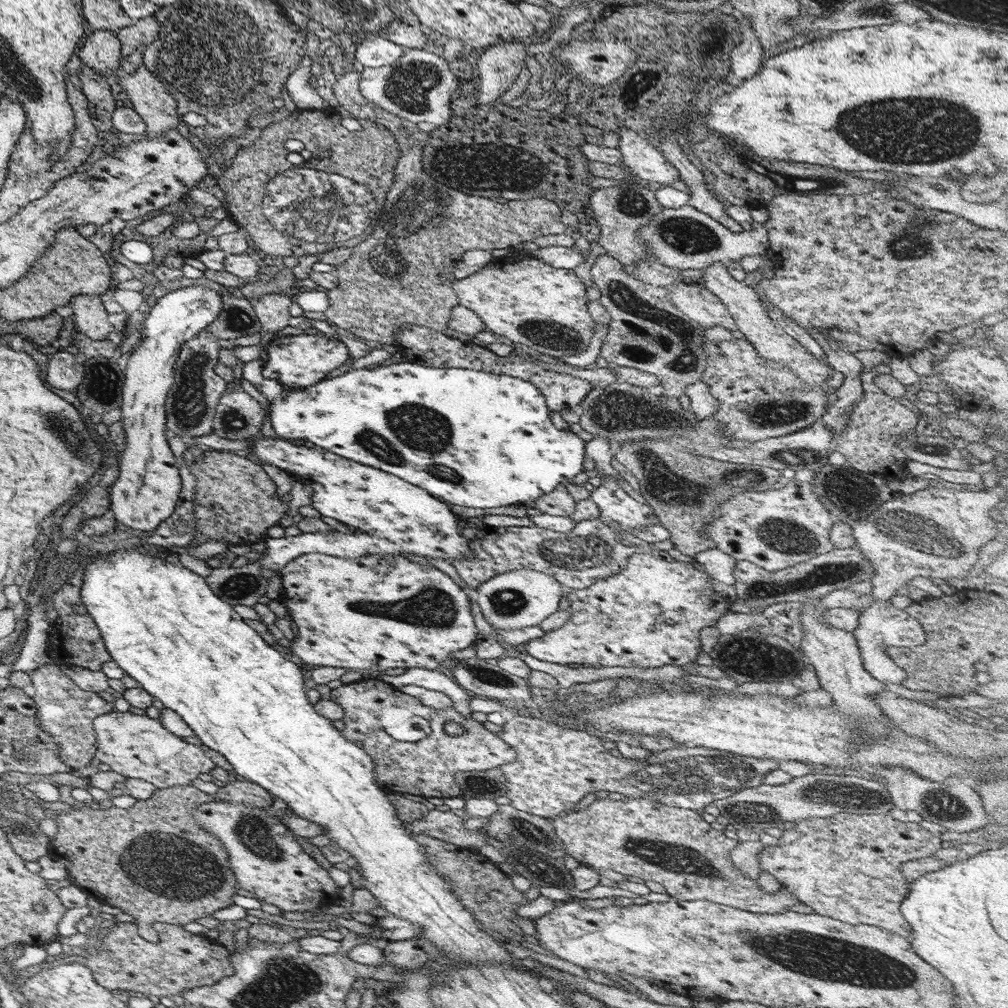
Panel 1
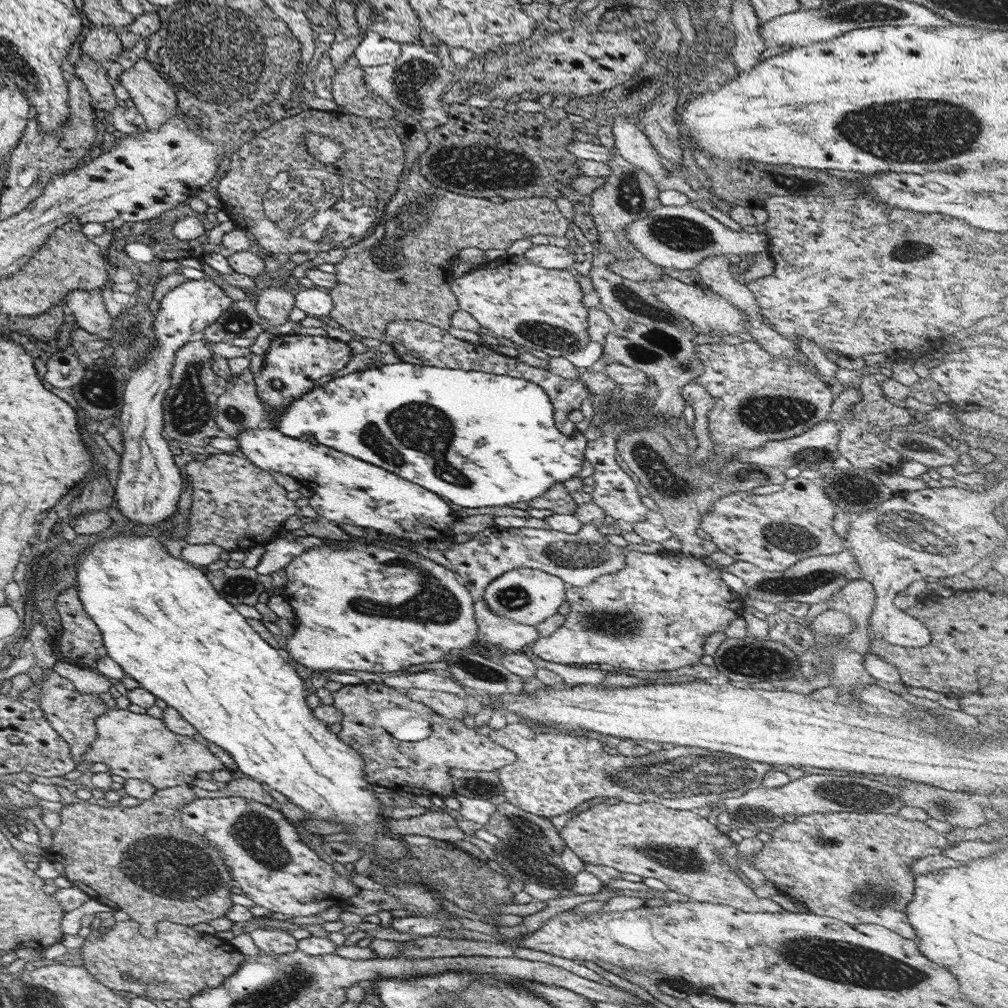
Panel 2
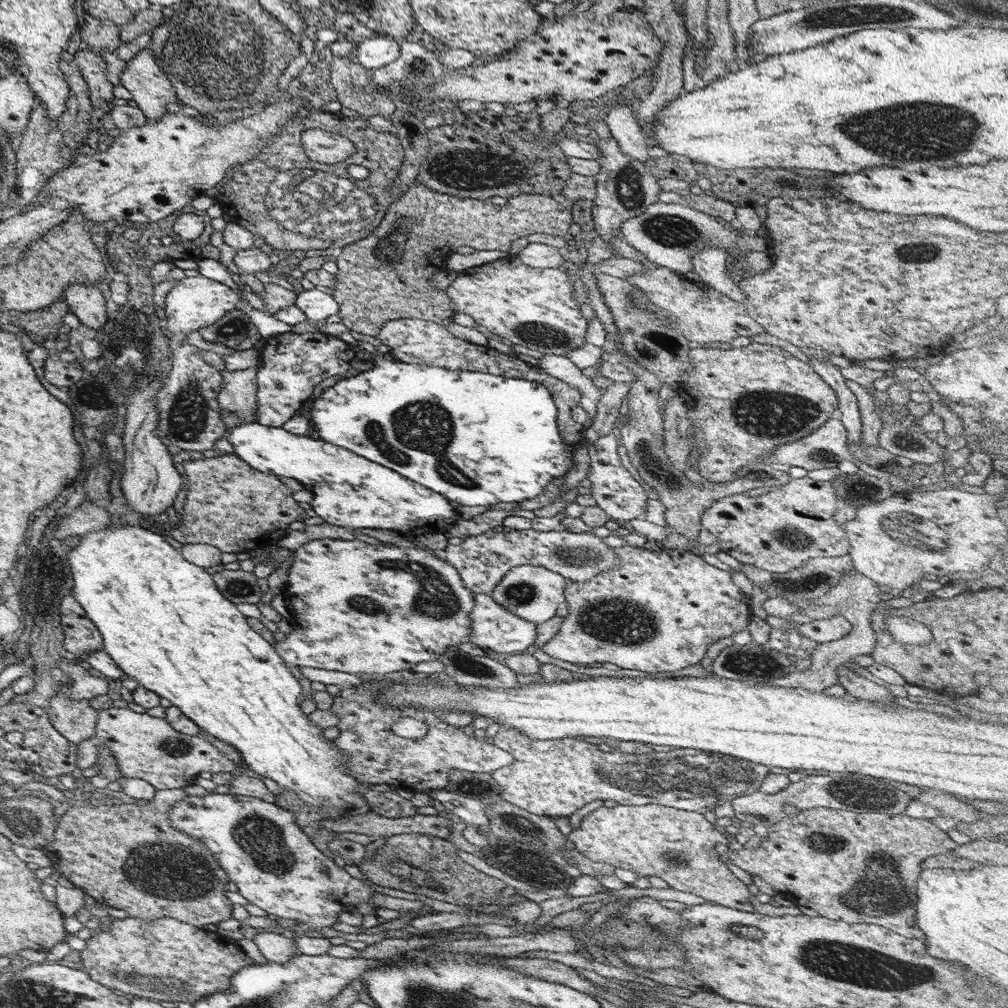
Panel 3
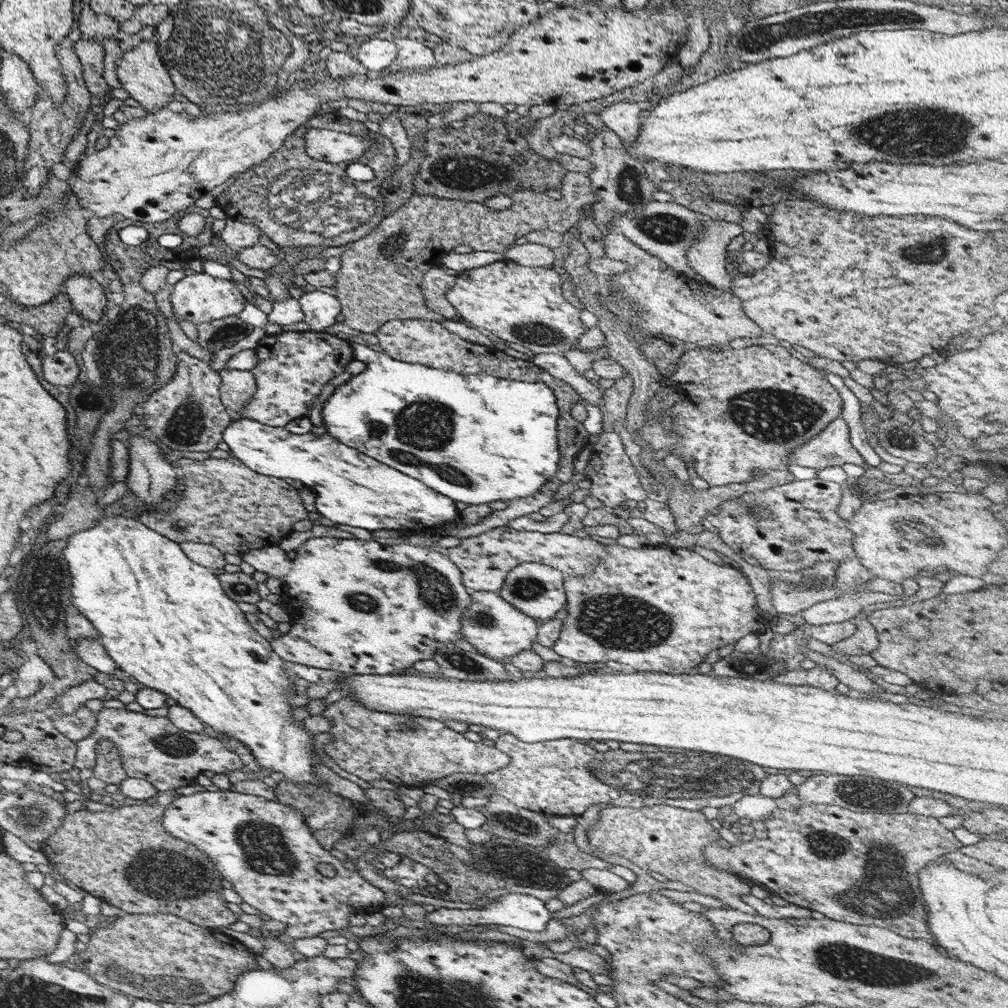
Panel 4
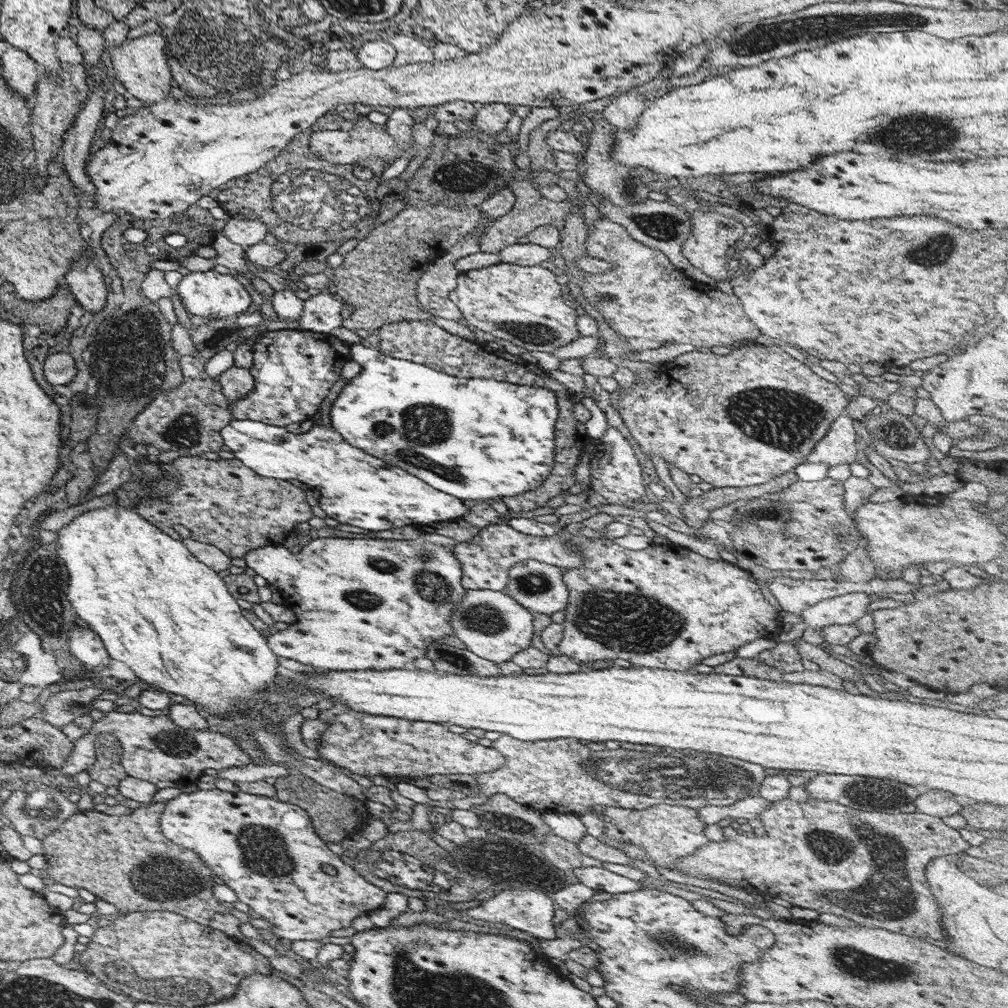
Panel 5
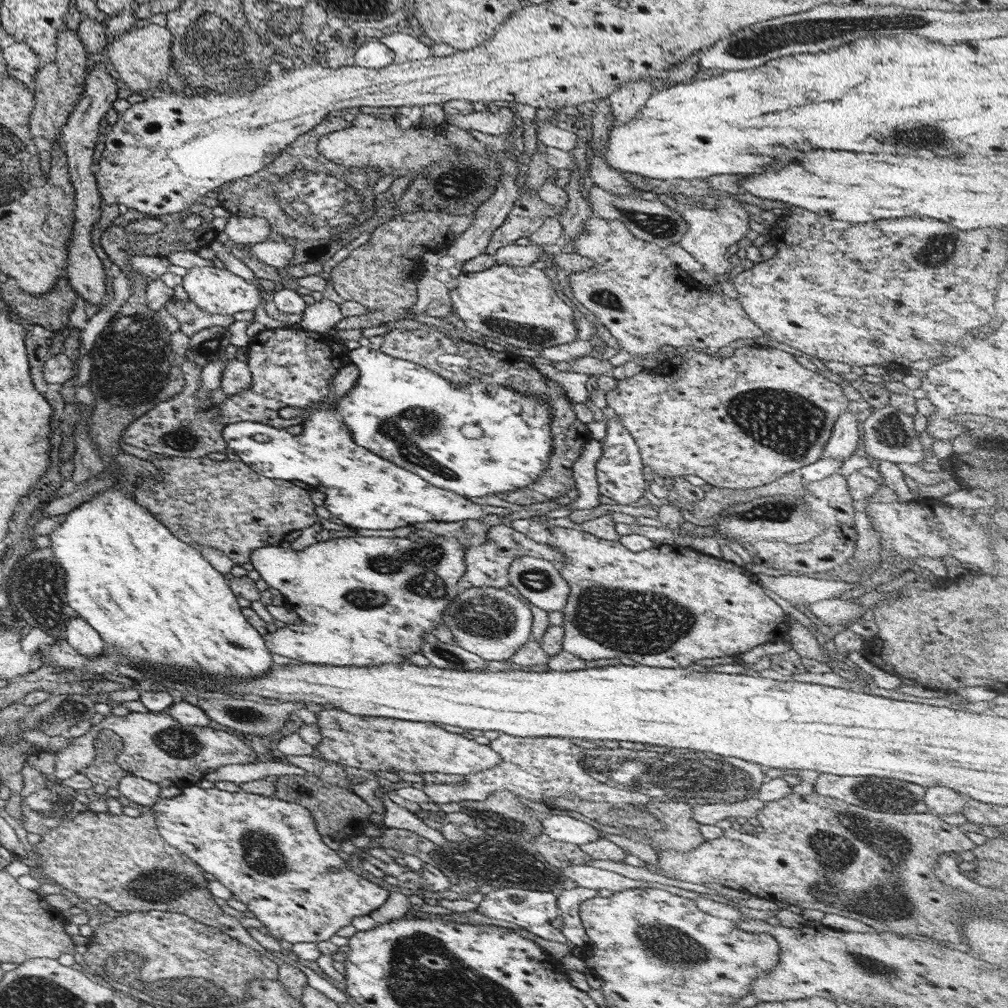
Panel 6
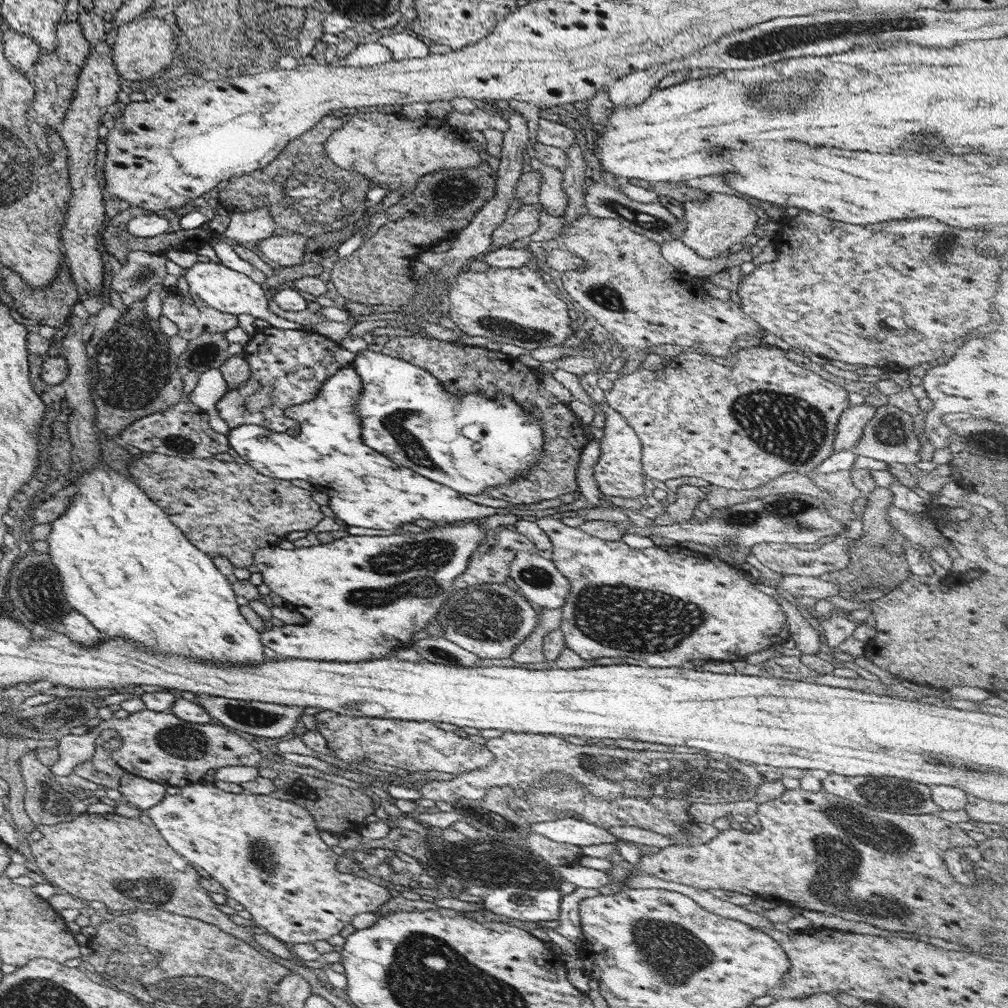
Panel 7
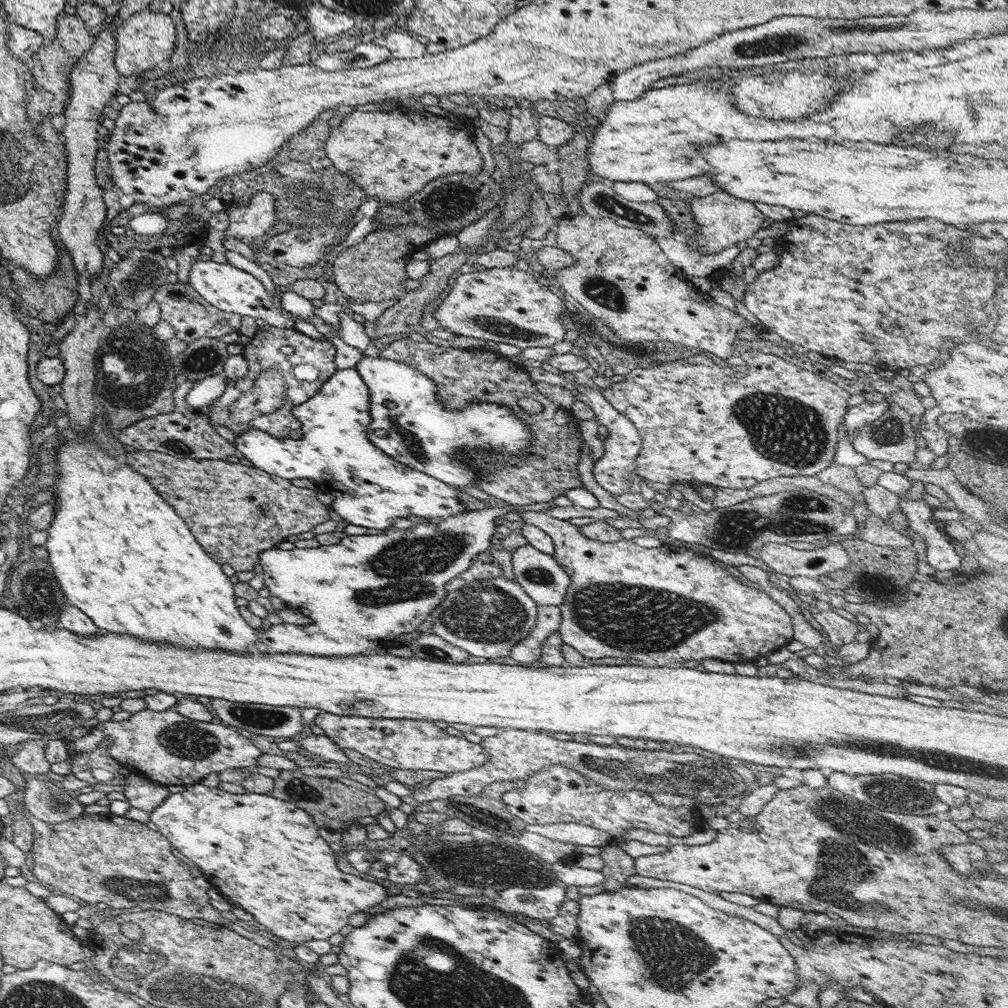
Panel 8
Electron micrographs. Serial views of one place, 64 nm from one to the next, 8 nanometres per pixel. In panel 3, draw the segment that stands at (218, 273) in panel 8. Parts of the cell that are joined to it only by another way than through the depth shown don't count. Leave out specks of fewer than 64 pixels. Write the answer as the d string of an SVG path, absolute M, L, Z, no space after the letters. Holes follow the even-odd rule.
M202 275L183 277L167 292L165 307L160 311L163 320L163 335L168 338L171 348L182 344L186 334L213 324L215 320L231 312L239 302L239 295L225 284L210 280Z

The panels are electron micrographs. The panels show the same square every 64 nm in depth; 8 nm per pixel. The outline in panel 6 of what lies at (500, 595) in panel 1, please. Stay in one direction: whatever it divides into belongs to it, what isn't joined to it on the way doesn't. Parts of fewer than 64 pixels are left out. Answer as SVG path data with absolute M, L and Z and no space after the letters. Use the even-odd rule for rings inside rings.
M515 557L508 568L508 583L517 592L545 612L560 611L565 606L569 587L557 565L537 557Z

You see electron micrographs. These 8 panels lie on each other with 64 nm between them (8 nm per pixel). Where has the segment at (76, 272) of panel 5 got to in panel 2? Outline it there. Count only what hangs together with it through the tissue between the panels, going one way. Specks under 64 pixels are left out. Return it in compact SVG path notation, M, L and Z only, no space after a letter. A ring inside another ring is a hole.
M99 290L69 291L63 302L66 312L74 316L76 326L96 336L111 323L99 293Z

